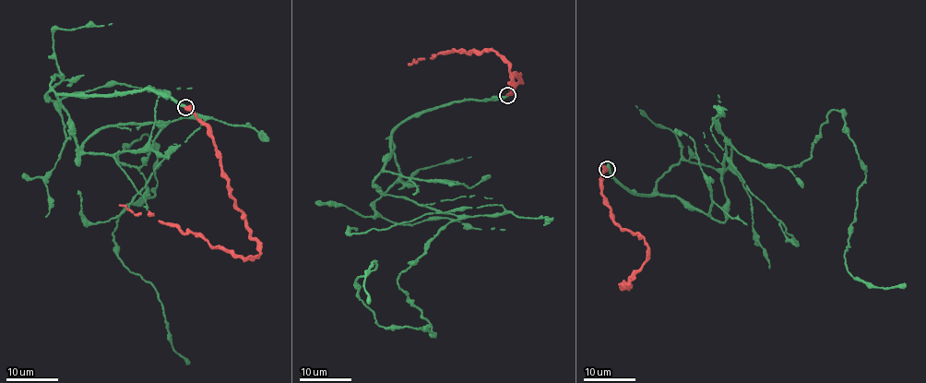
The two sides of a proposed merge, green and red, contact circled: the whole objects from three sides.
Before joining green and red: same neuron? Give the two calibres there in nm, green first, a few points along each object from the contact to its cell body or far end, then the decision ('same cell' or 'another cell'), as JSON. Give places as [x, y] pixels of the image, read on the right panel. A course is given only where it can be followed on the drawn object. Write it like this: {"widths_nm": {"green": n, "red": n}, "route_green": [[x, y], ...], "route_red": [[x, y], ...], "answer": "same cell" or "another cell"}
{"widths_nm": {"green": 280, "red": 280}, "route_green": [[607, 168], [721, 222], [724, 146], [796, 167], [836, 109], [866, 174], [848, 272], [905, 286]], "route_red": [[607, 168], [599, 183], [611, 218], [649, 248], [648, 260], [621, 285], [632, 286]], "answer": "same cell"}

